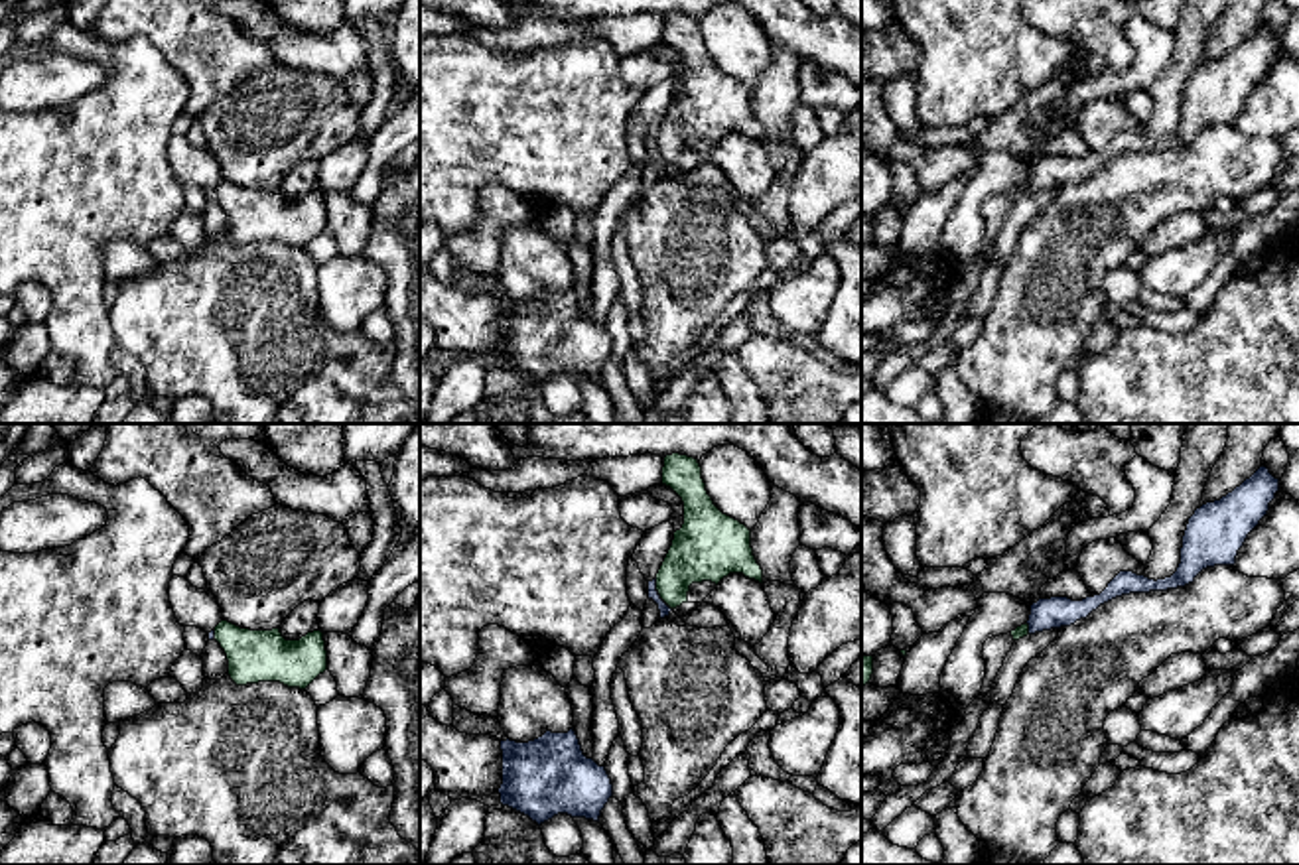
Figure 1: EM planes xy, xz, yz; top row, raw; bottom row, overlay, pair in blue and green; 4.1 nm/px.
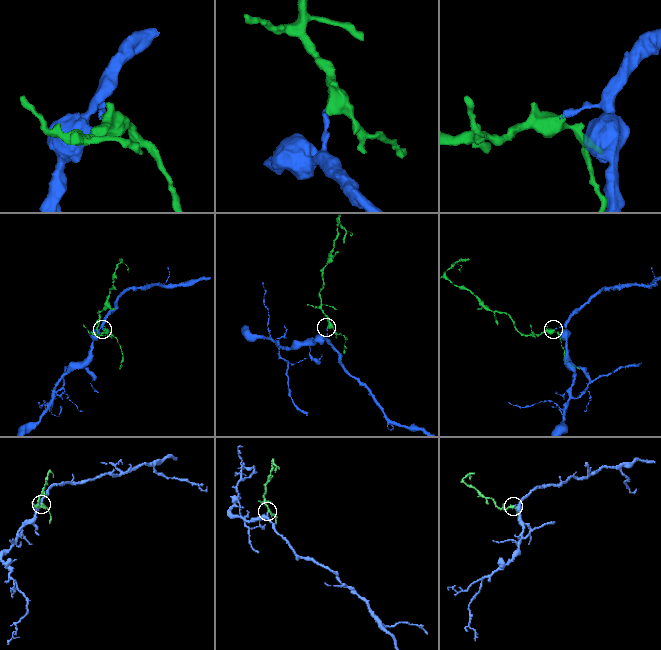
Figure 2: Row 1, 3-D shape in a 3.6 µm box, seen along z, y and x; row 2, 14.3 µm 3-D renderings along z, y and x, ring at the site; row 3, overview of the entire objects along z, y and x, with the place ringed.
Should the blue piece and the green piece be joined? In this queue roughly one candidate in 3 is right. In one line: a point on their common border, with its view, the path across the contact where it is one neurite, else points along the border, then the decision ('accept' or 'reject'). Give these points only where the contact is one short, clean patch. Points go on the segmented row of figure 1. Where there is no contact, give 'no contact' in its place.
meets blue in xz at (657, 594); border along xz (655, 578), (655, 590), (671, 609); reject

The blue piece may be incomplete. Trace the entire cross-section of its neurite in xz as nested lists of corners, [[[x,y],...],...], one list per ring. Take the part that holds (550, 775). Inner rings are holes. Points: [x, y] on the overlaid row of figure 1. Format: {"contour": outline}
{"contour": [[[574,727],[568,733],[546,731],[528,743],[507,739],[501,751],[503,806],[538,826],[558,814],[599,822],[613,784],[605,766],[583,755]]]}

